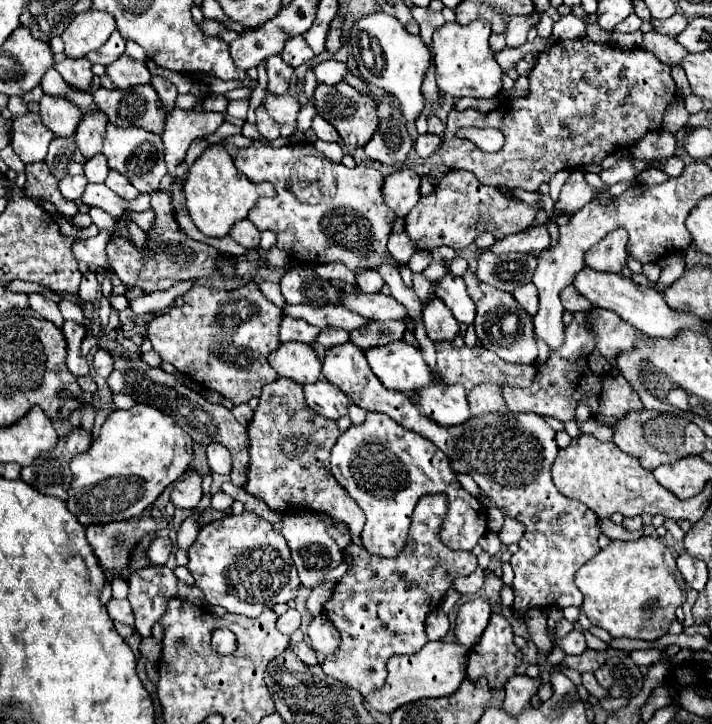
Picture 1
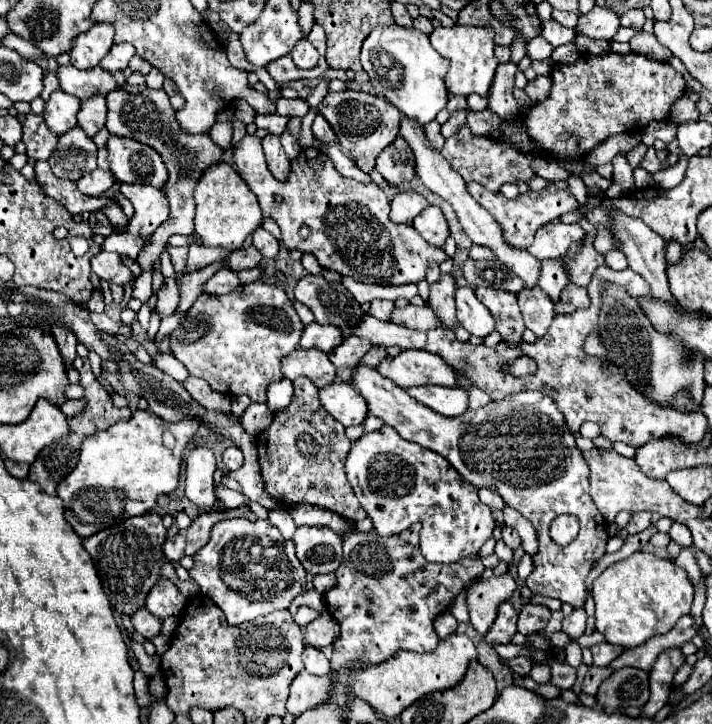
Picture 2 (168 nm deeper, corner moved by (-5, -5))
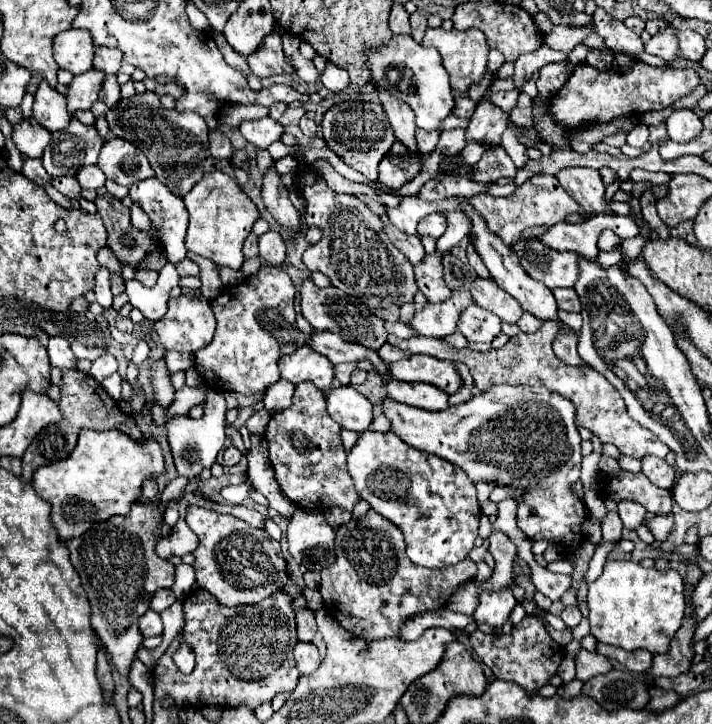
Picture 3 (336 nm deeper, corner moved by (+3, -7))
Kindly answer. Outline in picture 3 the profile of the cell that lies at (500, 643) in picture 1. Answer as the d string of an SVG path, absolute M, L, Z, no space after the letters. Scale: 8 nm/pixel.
M507 590L497 592L497 594L481 594L481 602L477 606L473 620L485 622L491 628L501 630L503 624L509 620L509 614L515 608L515 604L517 604L517 600Z

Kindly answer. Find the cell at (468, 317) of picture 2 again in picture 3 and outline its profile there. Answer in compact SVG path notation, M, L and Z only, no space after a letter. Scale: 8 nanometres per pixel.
M469 304L459 320L457 330L471 342L491 342L501 332L501 320L477 304Z

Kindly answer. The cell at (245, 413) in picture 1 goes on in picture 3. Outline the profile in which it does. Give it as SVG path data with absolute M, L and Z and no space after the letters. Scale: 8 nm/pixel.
M263 408L263 410L259 410L259 412L255 412L249 420L247 420L247 430L251 432L251 434L263 434L265 432L265 426L267 426L267 422L269 422L269 412Z

